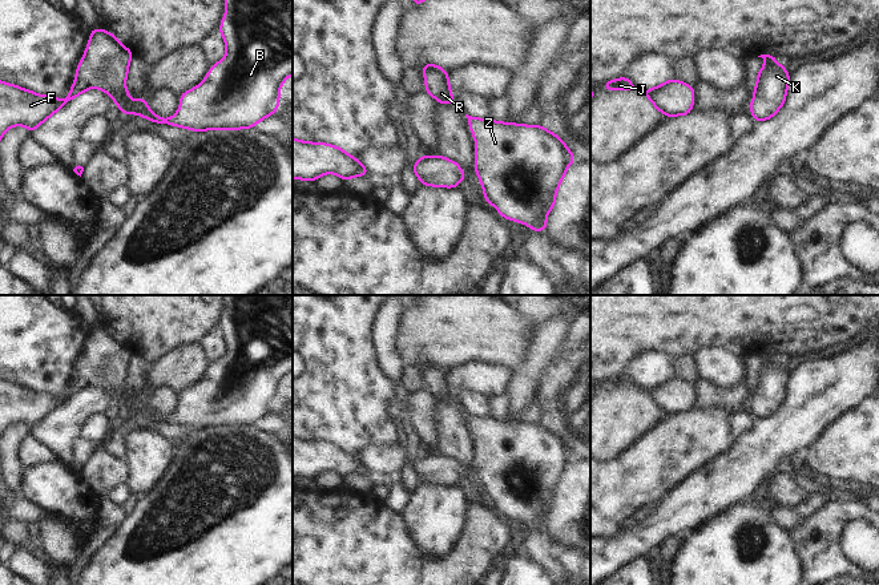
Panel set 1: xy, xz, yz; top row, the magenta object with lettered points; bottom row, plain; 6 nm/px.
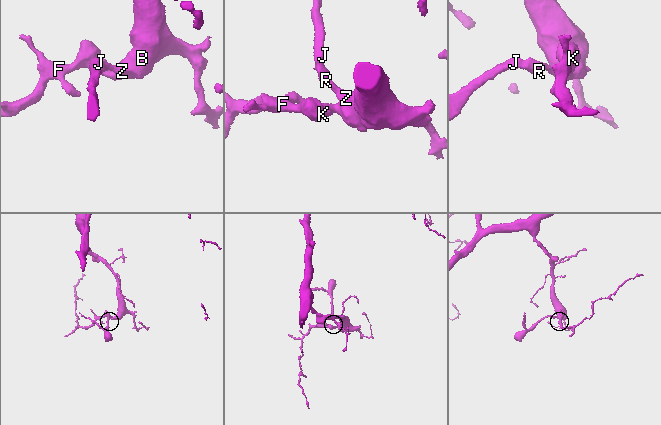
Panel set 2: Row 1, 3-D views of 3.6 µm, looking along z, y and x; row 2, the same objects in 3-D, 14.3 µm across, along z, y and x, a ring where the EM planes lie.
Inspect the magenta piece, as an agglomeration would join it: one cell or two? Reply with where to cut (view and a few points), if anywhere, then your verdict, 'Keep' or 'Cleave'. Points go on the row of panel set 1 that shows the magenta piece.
No split. Keep.

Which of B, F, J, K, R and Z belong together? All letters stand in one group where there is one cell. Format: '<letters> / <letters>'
B F J K R Z

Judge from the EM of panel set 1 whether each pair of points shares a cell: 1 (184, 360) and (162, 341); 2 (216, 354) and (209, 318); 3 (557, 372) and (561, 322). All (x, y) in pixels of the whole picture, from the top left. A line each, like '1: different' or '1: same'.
1: different
2: different
3: different

